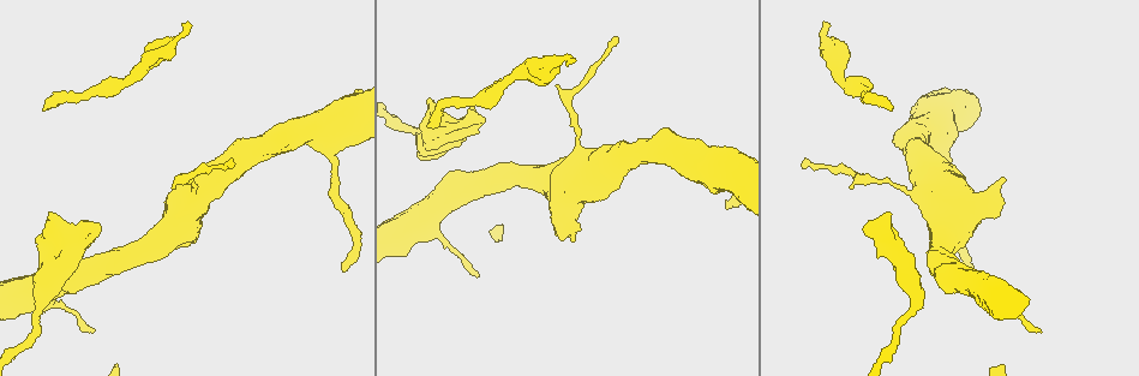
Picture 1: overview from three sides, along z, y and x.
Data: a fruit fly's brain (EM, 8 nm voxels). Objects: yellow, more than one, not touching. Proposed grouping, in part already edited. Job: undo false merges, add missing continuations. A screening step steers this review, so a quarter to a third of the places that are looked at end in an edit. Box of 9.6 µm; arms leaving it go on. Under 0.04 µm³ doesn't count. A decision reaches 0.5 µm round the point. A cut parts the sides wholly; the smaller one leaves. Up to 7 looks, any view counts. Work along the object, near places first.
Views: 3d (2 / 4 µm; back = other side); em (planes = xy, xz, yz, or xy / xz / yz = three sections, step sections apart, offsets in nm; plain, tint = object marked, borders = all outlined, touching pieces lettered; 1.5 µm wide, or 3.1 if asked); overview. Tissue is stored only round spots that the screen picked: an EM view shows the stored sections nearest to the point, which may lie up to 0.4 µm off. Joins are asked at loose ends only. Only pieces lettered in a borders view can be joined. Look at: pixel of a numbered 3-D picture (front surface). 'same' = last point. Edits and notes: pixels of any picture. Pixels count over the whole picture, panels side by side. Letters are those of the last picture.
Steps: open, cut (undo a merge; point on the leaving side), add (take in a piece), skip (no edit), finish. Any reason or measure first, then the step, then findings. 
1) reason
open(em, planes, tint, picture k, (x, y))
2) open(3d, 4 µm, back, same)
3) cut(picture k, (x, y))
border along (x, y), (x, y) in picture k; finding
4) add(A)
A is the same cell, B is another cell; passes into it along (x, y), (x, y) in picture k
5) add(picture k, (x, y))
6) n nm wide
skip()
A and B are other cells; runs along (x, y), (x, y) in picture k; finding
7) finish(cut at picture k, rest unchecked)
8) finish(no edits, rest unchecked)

thin end
open(em, planes, borders, picture 1, (184, 23))

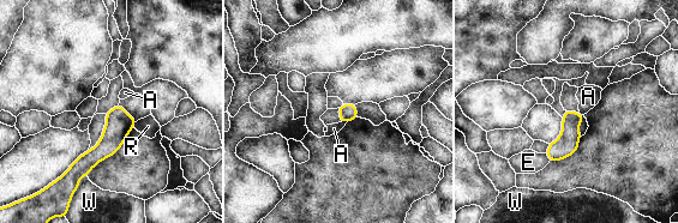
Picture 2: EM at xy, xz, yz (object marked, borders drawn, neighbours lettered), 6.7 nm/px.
W touches over 130 nm
skip()
A, E, R and W are other cells; runs along (118, 108), (113, 137), (70, 174) in picture 2; none of them fits

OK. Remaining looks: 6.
end of a long branch
open(em, xy, step 8, tint, picture 1, (728, 208))

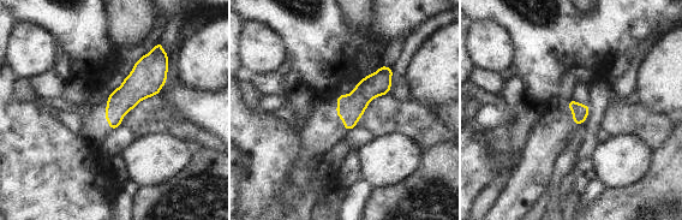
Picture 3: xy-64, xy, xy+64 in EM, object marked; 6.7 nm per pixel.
another direction
open(em, planes, borders, same)

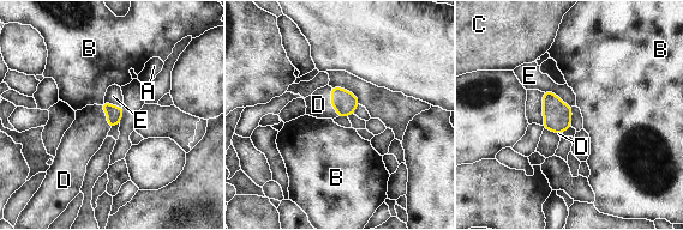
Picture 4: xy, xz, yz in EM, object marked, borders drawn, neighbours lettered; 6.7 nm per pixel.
E touches over 220 nm
add(D)
D is the same cell, A, B, C and E are other cells; passes into it along (345, 102), (331, 102), (318, 104) in picture 4; it goes on there

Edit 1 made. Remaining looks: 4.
redraw
open(overview)

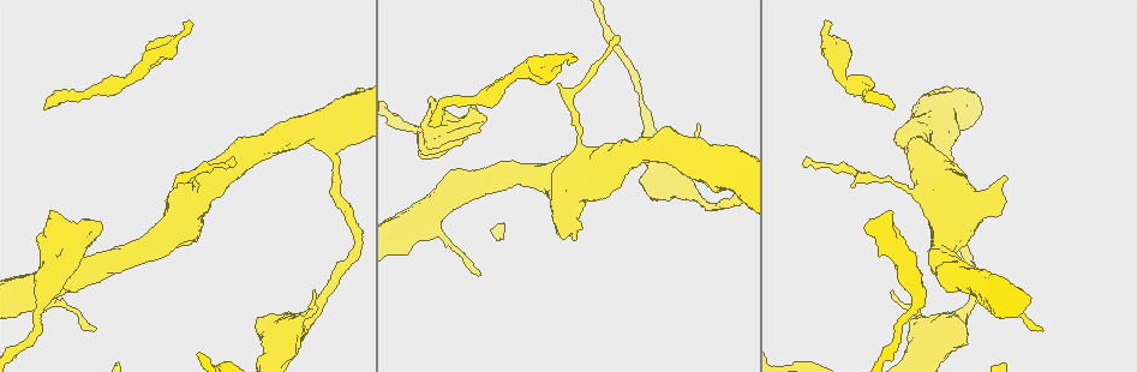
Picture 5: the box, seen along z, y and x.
calibre changes
open(em, yz, step 8, tint, picture 5, (581, 130))

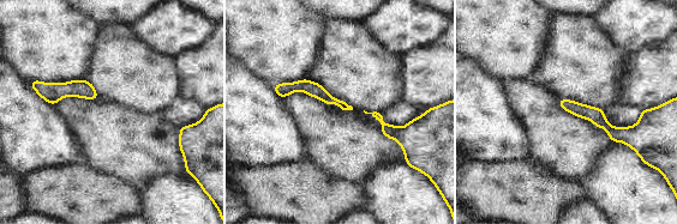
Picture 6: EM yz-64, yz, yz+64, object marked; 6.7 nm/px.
open(em, planes, borders, same)

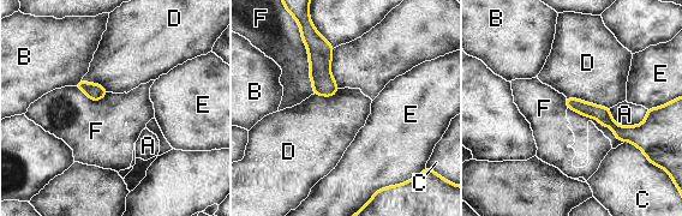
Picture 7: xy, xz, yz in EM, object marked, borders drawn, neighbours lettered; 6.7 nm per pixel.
skip()
A, B, C, D, E and F are other cells; one neuron here

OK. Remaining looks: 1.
finish(add at picture 4, rest unchecked)

